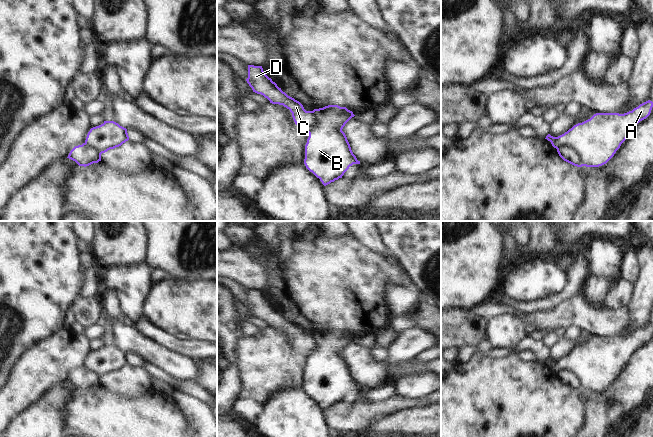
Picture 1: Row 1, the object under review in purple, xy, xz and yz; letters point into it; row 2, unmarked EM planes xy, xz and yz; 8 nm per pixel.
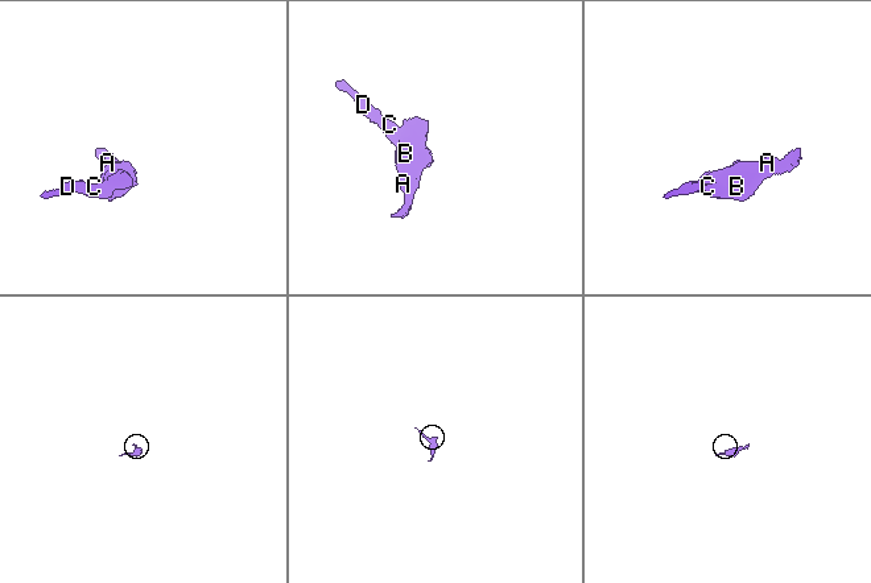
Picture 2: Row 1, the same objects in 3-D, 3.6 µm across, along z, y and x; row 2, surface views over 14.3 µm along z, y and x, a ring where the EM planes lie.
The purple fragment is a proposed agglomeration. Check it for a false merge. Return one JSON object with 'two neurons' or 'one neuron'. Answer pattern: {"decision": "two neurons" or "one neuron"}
{"decision": "two neurons"}

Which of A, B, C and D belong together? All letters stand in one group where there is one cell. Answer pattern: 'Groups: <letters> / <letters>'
Groups: A B / C D

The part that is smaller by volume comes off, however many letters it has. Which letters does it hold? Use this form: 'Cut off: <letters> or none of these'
Cut off: C, D

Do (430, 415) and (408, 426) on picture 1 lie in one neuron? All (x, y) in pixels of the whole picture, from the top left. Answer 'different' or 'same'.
same

